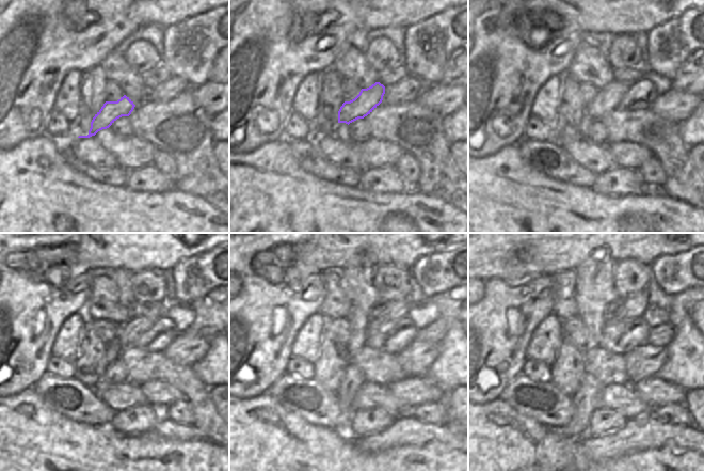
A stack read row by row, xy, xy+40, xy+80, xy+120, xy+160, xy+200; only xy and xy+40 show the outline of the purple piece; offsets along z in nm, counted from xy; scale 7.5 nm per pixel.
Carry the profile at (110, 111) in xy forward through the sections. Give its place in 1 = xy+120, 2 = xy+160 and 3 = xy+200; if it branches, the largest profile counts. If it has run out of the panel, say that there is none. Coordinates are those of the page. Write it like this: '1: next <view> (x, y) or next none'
1: next xy+120 (128, 332)
2: next xy+160 (396, 311)
3: next xy+200 (635, 305)

